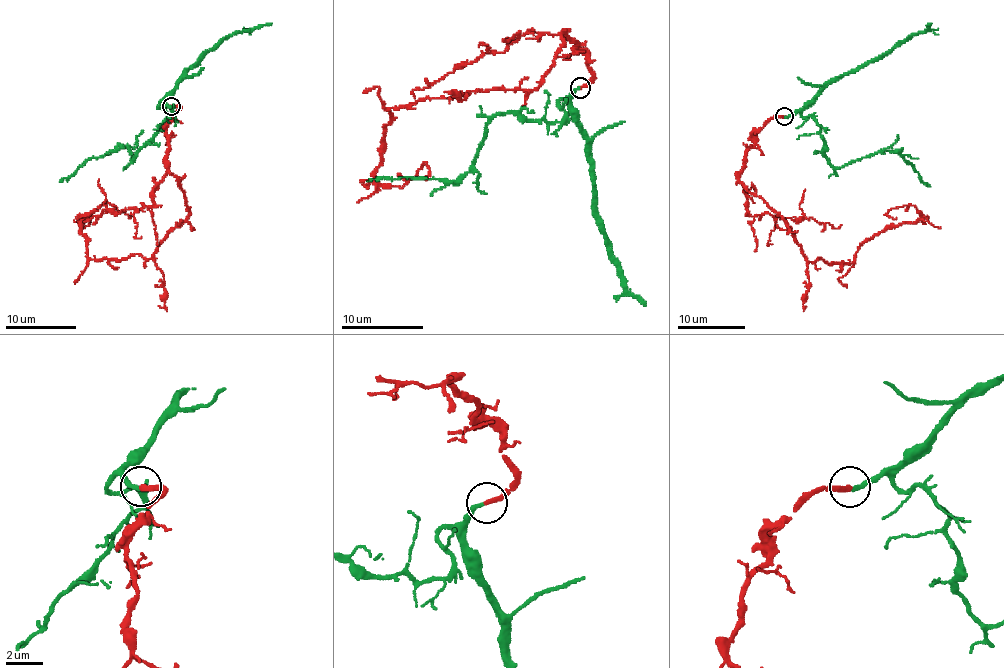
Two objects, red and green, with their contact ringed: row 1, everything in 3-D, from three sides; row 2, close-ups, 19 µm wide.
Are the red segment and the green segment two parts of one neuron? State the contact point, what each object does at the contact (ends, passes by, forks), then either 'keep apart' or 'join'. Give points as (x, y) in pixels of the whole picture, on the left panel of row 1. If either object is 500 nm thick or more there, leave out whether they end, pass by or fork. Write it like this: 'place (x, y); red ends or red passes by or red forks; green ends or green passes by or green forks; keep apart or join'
place (171, 106); red ends; green ends; join

